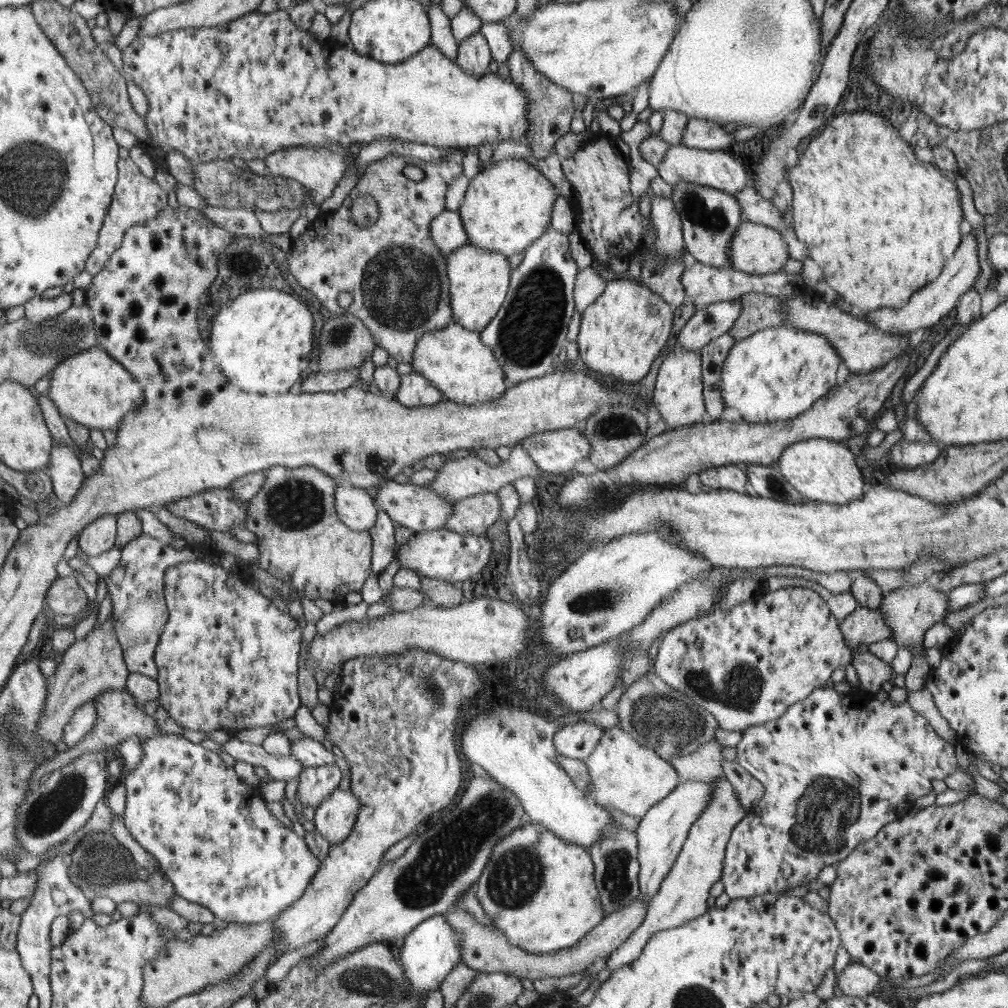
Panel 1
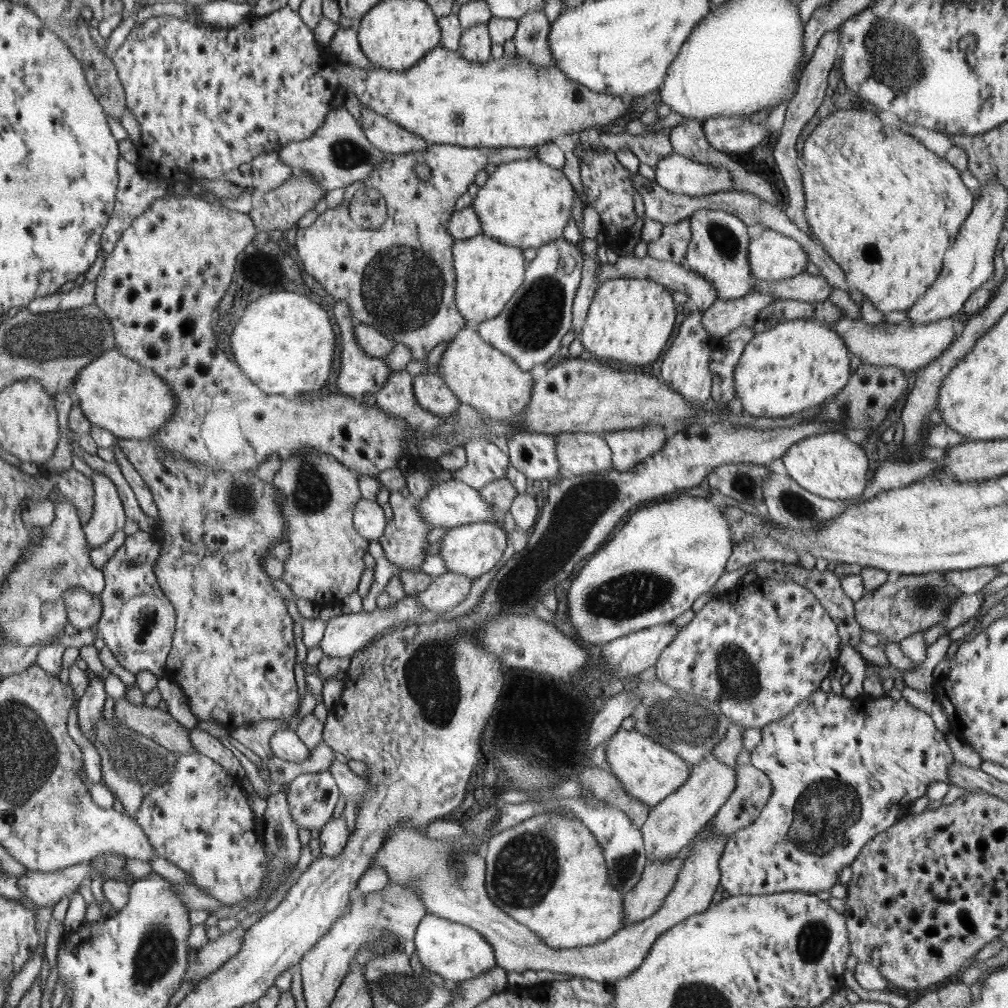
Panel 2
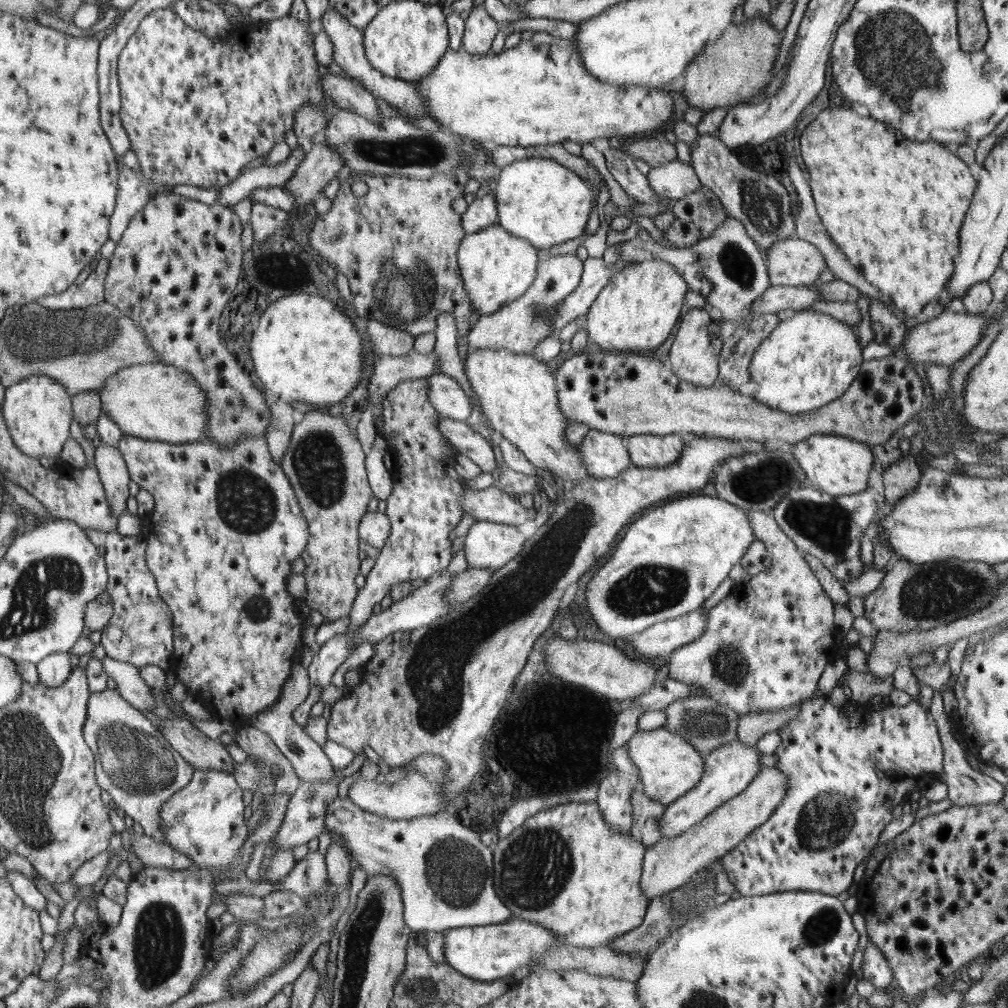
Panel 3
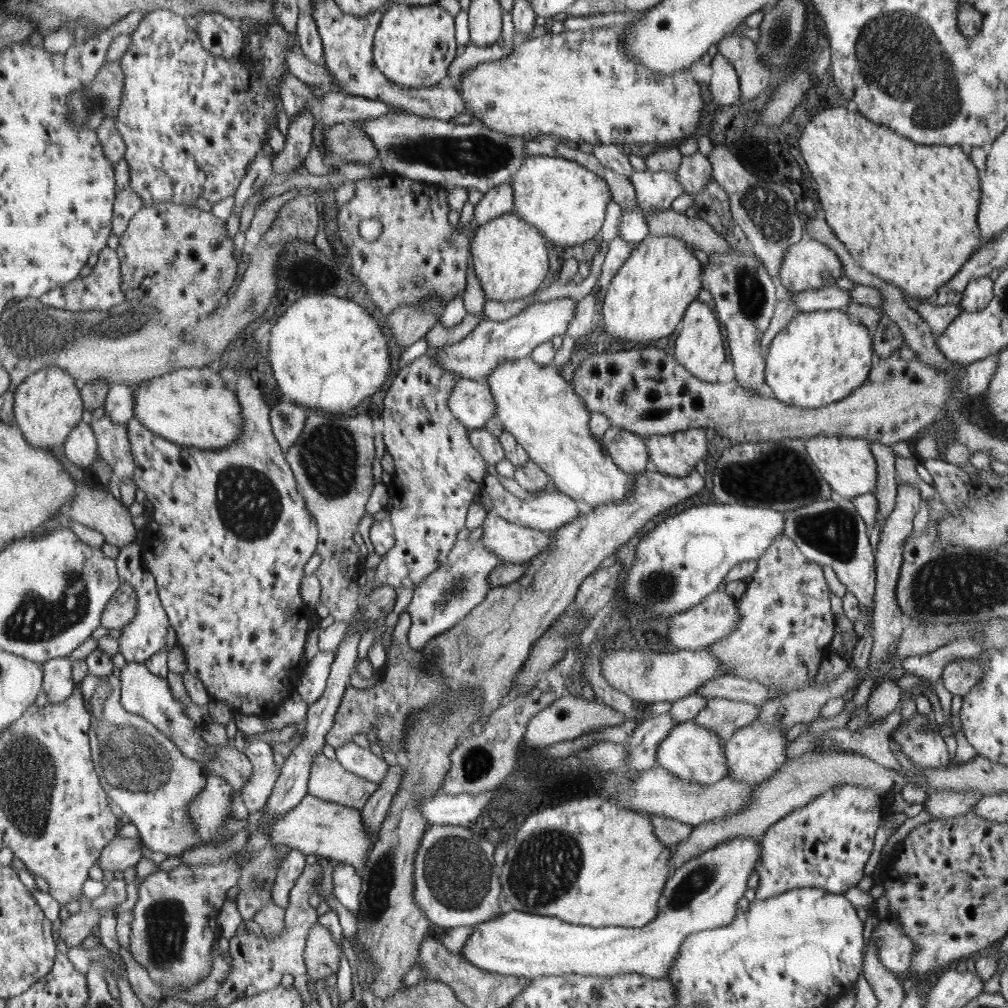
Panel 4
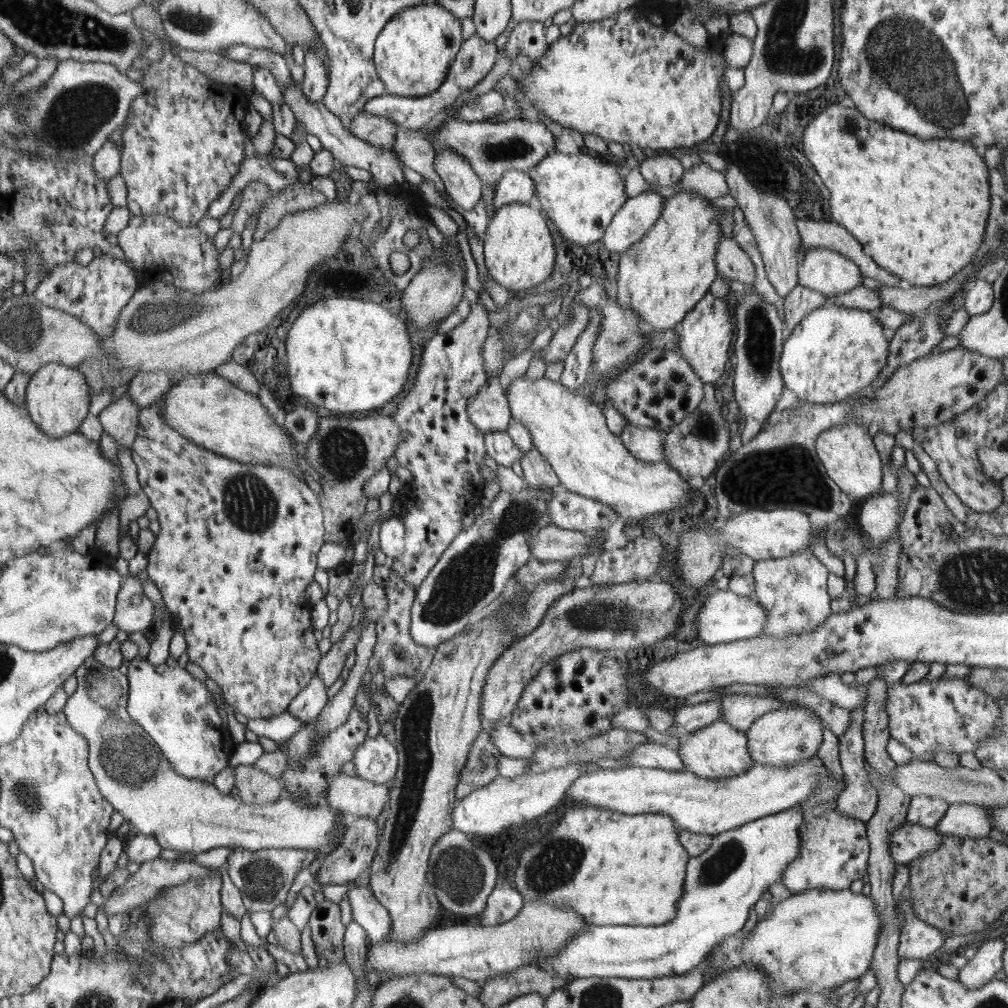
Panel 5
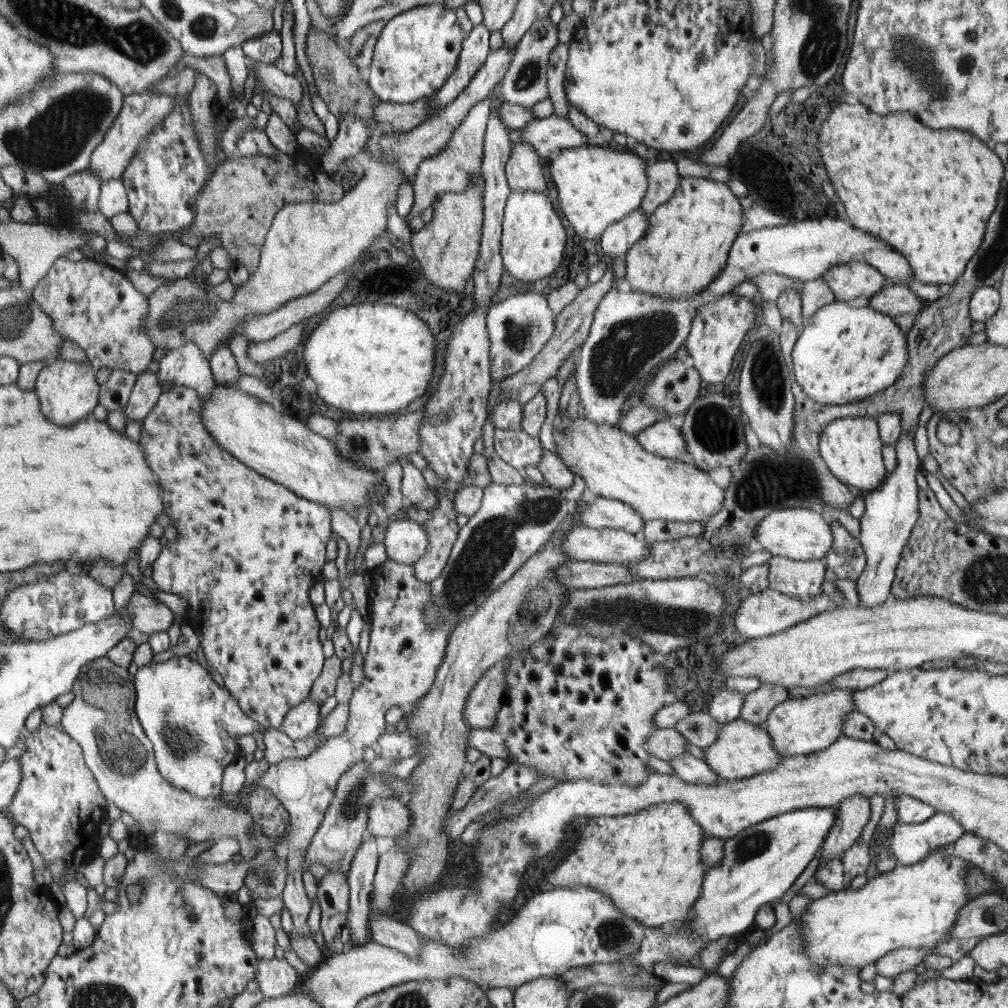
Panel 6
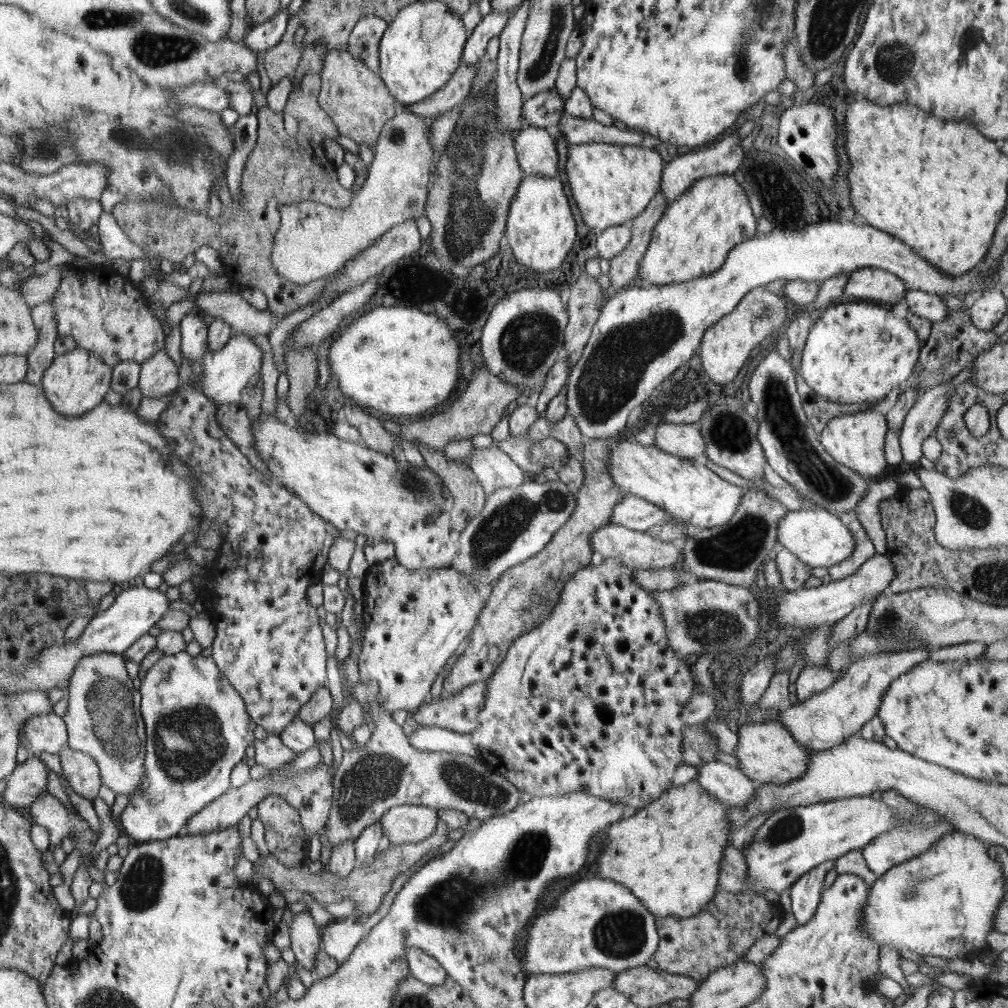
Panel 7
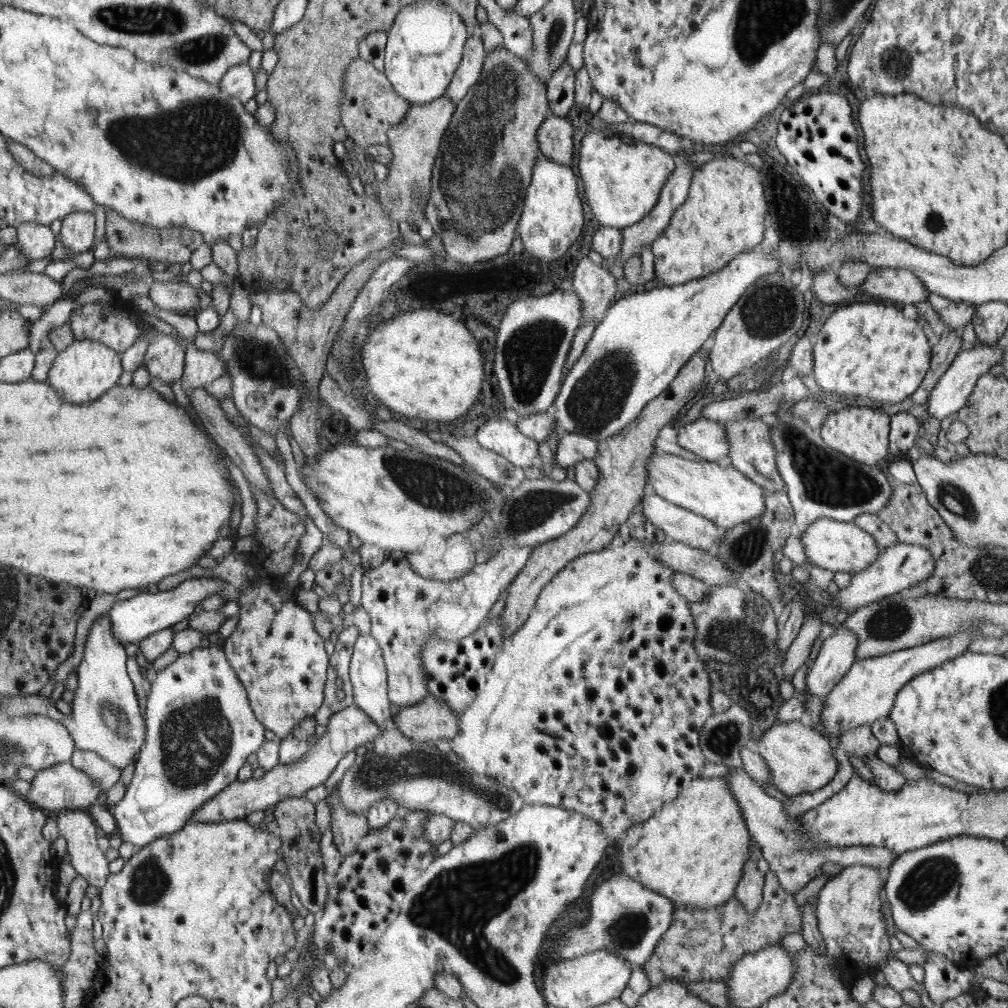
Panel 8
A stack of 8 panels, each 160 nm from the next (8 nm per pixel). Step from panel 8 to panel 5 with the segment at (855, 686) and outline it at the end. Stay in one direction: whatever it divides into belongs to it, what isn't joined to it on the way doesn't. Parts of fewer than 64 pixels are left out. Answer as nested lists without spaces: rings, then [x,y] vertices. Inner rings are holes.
[[[774,704],[772,709],[757,718],[747,730],[747,749],[754,765],[792,766],[800,760],[814,757],[822,742],[823,722],[808,709]]]

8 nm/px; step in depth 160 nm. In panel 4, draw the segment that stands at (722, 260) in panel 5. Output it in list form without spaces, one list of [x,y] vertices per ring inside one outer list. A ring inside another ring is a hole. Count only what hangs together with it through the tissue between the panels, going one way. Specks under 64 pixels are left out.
[[[672,209],[662,211],[659,215],[646,215],[649,234],[656,236],[674,235],[689,243],[692,247],[704,250],[706,254],[723,254],[731,252],[729,242],[706,220],[687,218]]]

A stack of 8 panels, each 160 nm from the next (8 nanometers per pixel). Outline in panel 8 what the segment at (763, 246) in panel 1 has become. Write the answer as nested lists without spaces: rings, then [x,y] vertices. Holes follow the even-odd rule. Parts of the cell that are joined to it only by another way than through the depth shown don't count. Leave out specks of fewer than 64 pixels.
[[[874,268],[864,279],[860,290],[869,296],[878,296],[903,304],[916,304],[927,300],[929,293],[910,270]]]

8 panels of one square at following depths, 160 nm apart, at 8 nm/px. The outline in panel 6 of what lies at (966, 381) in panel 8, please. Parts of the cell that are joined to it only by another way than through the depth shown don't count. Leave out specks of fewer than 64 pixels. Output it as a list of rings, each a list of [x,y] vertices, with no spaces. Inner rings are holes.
[[[901,434],[895,444],[897,452],[896,468],[886,477],[877,489],[865,499],[865,512],[858,537],[867,556],[867,563],[862,574],[856,579],[860,608],[878,606],[891,595],[891,584],[895,579],[895,570],[903,548],[911,535],[911,530],[919,517],[919,487],[917,473],[920,472],[920,458],[916,453],[914,435]]]

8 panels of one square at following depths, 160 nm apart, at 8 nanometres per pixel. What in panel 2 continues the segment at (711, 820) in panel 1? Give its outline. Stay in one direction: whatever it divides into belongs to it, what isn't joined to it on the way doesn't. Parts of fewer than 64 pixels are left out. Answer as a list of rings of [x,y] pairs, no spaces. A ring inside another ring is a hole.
[[[404,822],[396,825],[391,830],[391,836],[384,840],[372,866],[384,868],[389,882],[418,890],[420,899],[424,899],[424,907],[428,907],[427,915],[433,914],[452,922],[463,923],[464,926],[468,925],[483,934],[495,950],[498,967],[519,974],[525,970],[548,970],[607,985],[632,974],[643,963],[654,941],[664,931],[670,930],[693,914],[706,911],[712,905],[712,898],[721,879],[719,860],[728,840],[721,834],[709,832],[704,826],[690,843],[691,853],[685,858],[676,884],[658,911],[643,921],[620,929],[606,941],[592,946],[557,949],[548,946],[539,935],[492,902],[487,888],[484,888],[487,862],[484,862],[482,854],[458,854],[452,838],[432,840],[426,836],[425,828]]]

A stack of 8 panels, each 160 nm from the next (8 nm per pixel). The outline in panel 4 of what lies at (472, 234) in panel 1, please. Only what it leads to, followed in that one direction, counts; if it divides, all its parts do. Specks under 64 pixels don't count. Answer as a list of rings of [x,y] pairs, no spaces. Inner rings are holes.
[[[550,156],[526,157],[510,183],[496,186],[483,195],[474,208],[478,227],[504,214],[514,213],[536,227],[550,243],[563,247],[575,247],[598,236],[612,200],[608,184],[598,174],[572,160]]]

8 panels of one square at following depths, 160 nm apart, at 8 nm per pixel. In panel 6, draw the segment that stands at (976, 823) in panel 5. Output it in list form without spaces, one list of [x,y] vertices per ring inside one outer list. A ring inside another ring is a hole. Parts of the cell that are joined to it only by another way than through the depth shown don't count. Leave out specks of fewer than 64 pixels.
[[[940,811],[926,822],[896,823],[891,828],[891,837],[888,831],[882,831],[879,840],[889,844],[898,865],[910,866],[924,860],[935,848],[954,843],[964,833],[955,818]]]

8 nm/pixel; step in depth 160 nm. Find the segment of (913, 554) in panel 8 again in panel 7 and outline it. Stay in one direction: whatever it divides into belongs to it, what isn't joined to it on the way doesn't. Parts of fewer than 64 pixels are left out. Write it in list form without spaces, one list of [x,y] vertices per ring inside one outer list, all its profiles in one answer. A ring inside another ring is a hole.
[[[874,553],[862,566],[846,578],[824,583],[818,587],[802,589],[800,591],[779,590],[776,600],[776,614],[770,616],[775,620],[776,626],[785,627],[790,624],[792,628],[816,628],[818,625],[834,625],[843,620],[858,605],[875,596],[888,593],[888,588],[893,578],[896,578],[896,569],[889,554]]]

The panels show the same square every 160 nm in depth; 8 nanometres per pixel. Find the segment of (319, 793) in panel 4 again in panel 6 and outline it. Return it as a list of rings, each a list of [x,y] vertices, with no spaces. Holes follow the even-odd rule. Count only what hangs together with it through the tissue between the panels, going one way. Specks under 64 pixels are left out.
[[[379,796],[371,804],[367,835],[399,838],[411,828],[412,815],[406,800]]]

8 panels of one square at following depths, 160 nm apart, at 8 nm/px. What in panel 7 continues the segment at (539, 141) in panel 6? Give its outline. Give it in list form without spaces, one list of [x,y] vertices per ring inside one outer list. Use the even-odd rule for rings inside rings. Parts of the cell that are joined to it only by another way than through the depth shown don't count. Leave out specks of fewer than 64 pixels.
[[[563,114],[559,126],[555,131],[564,134],[569,145],[588,144],[592,142],[607,143],[610,145],[629,145],[632,147],[642,145],[644,133],[636,129],[620,130],[614,124],[606,126],[598,123],[594,118],[583,119]]]

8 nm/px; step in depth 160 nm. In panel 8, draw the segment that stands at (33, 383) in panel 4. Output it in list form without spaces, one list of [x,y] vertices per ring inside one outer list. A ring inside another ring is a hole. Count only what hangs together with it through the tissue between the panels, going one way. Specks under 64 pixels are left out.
[[[84,339],[74,341],[54,359],[46,382],[55,387],[58,398],[72,404],[88,404],[108,393],[122,376],[121,353],[104,343]]]

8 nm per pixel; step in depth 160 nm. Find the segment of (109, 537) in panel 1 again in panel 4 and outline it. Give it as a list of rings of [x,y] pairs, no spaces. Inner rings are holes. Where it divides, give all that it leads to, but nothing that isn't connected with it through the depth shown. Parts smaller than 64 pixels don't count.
[[[106,414],[99,419],[91,418],[90,425],[96,438],[99,456],[111,466],[114,478],[118,482],[132,478],[136,473],[136,462],[131,453],[127,426],[115,423]]]

